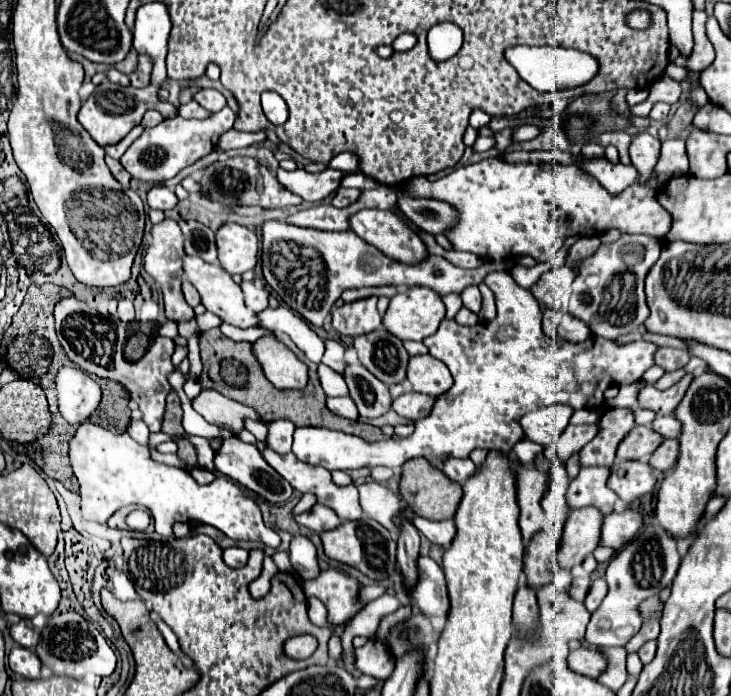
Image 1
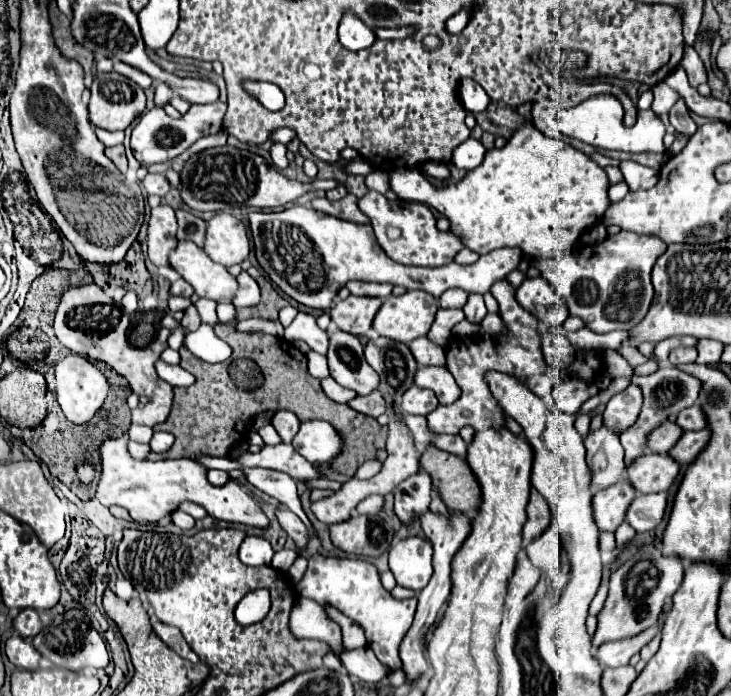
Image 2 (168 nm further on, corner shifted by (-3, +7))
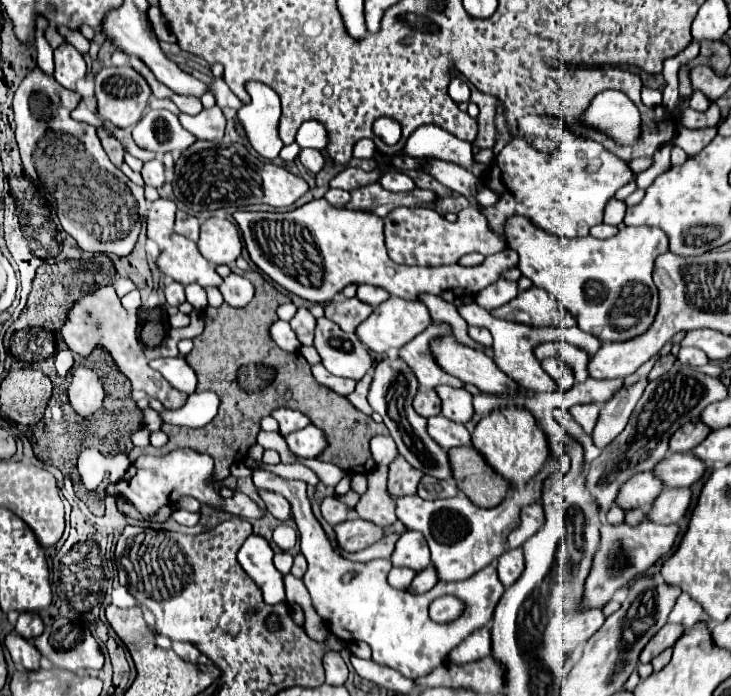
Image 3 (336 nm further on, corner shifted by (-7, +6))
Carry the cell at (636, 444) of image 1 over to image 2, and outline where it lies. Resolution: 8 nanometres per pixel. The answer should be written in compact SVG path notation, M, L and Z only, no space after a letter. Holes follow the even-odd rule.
M666 420L666 422L662 422L662 426L658 426L650 432L650 438L646 440L646 448L656 454L666 454L678 442L680 436L682 436L682 428L678 428L674 422Z

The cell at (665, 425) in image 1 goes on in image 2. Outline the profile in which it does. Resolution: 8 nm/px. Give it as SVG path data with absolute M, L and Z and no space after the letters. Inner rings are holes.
M698 404L682 410L678 414L676 422L678 422L678 426L682 426L682 430L702 430L702 428L706 428L706 420L704 420L704 414L702 414Z

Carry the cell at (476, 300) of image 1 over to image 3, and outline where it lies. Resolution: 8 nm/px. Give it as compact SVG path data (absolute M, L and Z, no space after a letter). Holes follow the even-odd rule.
M468 327L468 335L472 341L480 343L482 347L492 347L492 335L488 329L482 329L482 327Z

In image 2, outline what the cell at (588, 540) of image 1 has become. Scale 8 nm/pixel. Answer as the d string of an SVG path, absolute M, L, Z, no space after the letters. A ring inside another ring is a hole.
M618 482L606 490L594 494L594 522L600 532L614 532L622 522L624 514L634 500L636 490L630 482Z

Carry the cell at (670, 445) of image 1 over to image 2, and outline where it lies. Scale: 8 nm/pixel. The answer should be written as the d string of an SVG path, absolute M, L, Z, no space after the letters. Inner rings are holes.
M698 430L698 432L684 432L682 440L678 440L672 448L670 448L670 458L674 458L680 464L690 464L694 462L694 458L698 456L698 452L706 446L710 432L708 430Z

